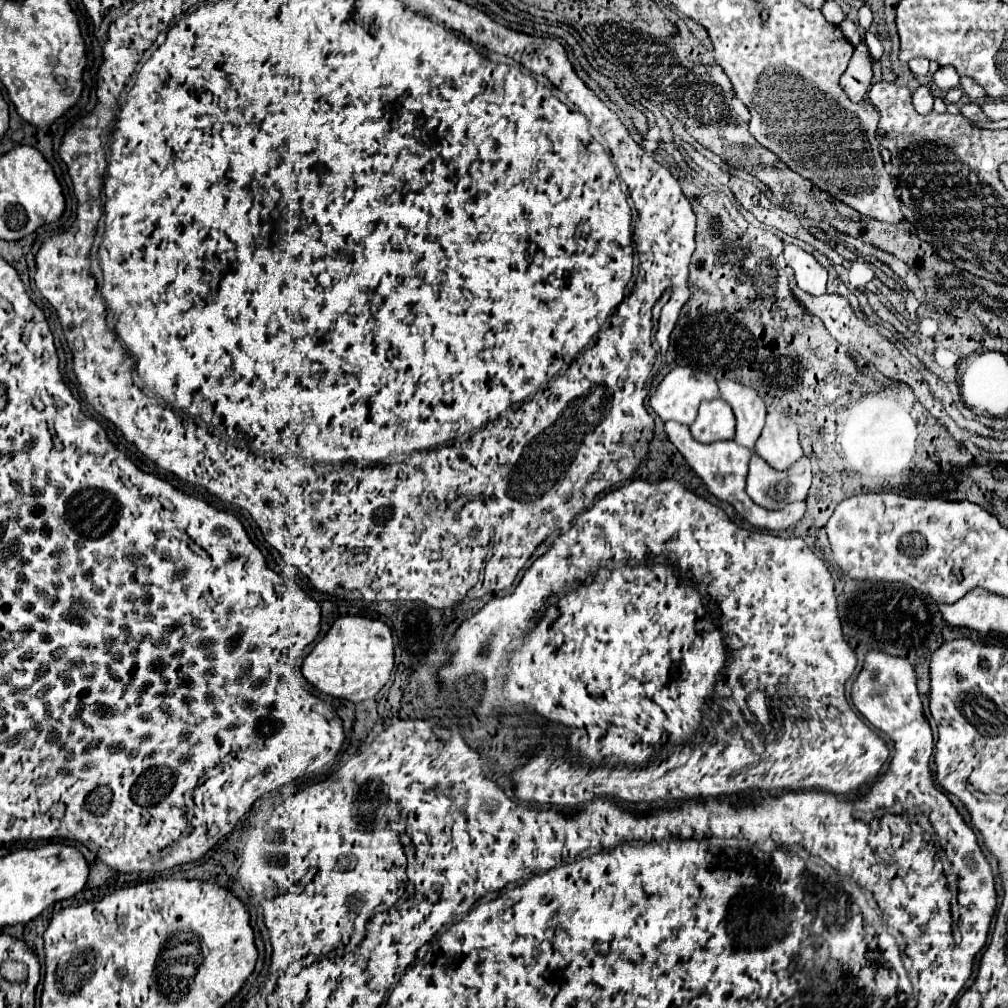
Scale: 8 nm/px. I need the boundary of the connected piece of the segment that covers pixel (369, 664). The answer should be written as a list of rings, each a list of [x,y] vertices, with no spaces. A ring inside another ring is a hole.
[[[338,617],[322,641],[302,661],[304,679],[324,695],[360,703],[374,699],[394,669],[394,643],[390,627],[368,617]]]

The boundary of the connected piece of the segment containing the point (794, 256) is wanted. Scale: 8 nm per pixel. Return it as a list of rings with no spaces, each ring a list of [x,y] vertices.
[[[786,245],[784,247],[784,259],[794,269],[796,283],[802,291],[810,295],[824,295],[826,293],[826,269],[802,247],[798,245]]]

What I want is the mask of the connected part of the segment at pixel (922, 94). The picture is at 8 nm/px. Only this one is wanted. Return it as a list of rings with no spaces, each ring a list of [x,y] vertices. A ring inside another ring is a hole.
[[[918,87],[918,89],[914,91],[914,97],[912,97],[912,99],[914,99],[914,107],[916,107],[918,113],[928,115],[928,113],[932,111],[934,97],[932,97],[932,93],[930,93],[928,87]]]

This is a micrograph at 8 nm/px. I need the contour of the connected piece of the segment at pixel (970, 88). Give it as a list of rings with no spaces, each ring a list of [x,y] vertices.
[[[962,77],[962,79],[960,79],[960,87],[962,87],[962,91],[970,97],[970,101],[984,101],[984,99],[986,99],[984,89],[982,89],[978,83],[974,83],[972,79],[968,79],[968,77]]]

